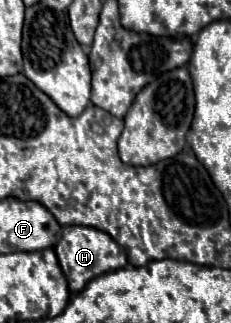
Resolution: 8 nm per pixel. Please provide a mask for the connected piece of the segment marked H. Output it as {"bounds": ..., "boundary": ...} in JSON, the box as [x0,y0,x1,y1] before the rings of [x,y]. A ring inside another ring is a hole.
{"bounds":[55,226,128,292],"boundary":[[[64,226],[60,242],[55,246],[55,252],[62,271],[68,277],[70,292],[80,292],[96,276],[128,266],[124,248],[120,248],[110,238],[110,234],[88,226]]]}

